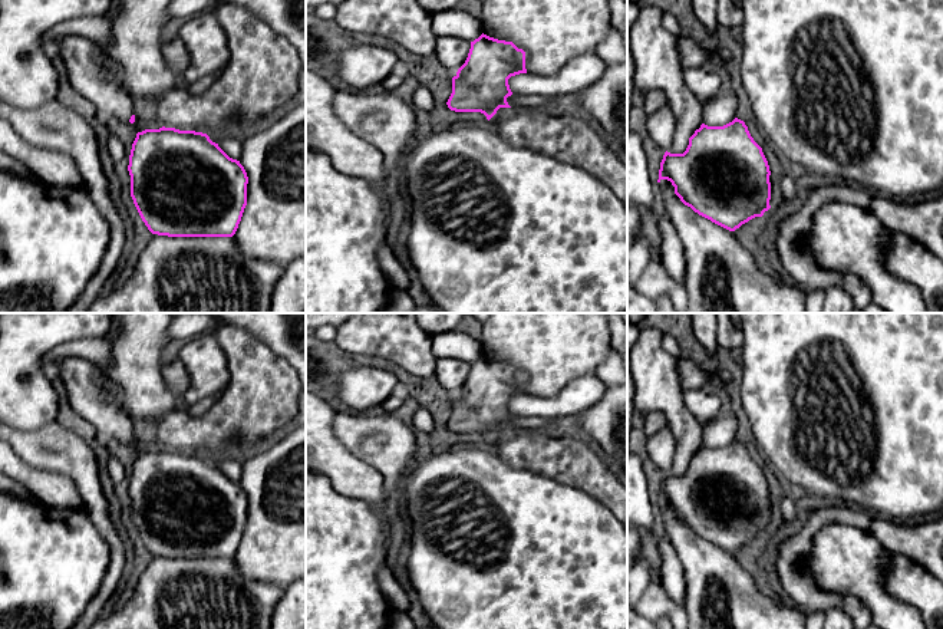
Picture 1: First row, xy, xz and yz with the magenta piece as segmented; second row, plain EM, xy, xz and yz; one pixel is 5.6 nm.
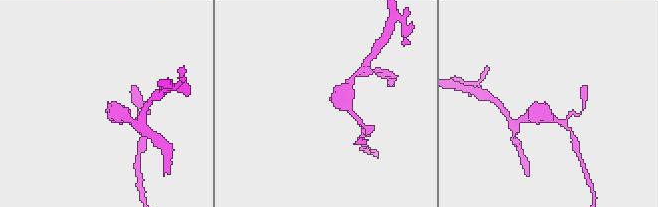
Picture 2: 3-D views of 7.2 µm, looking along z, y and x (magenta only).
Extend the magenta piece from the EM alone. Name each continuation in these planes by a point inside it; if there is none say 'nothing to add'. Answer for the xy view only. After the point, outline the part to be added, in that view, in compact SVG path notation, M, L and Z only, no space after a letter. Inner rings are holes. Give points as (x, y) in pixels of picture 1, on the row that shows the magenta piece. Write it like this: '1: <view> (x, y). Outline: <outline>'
1: xy (91, 73). Outline: M67 34L56 42L70 85L89 99L100 115L128 122L135 111L132 99L116 80L119 65L105 57L95 42L80 34Z

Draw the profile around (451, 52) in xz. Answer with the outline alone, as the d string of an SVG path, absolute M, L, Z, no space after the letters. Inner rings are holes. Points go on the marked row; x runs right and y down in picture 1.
M456 36L436 37L435 57L451 73L465 63L471 49L471 42Z

